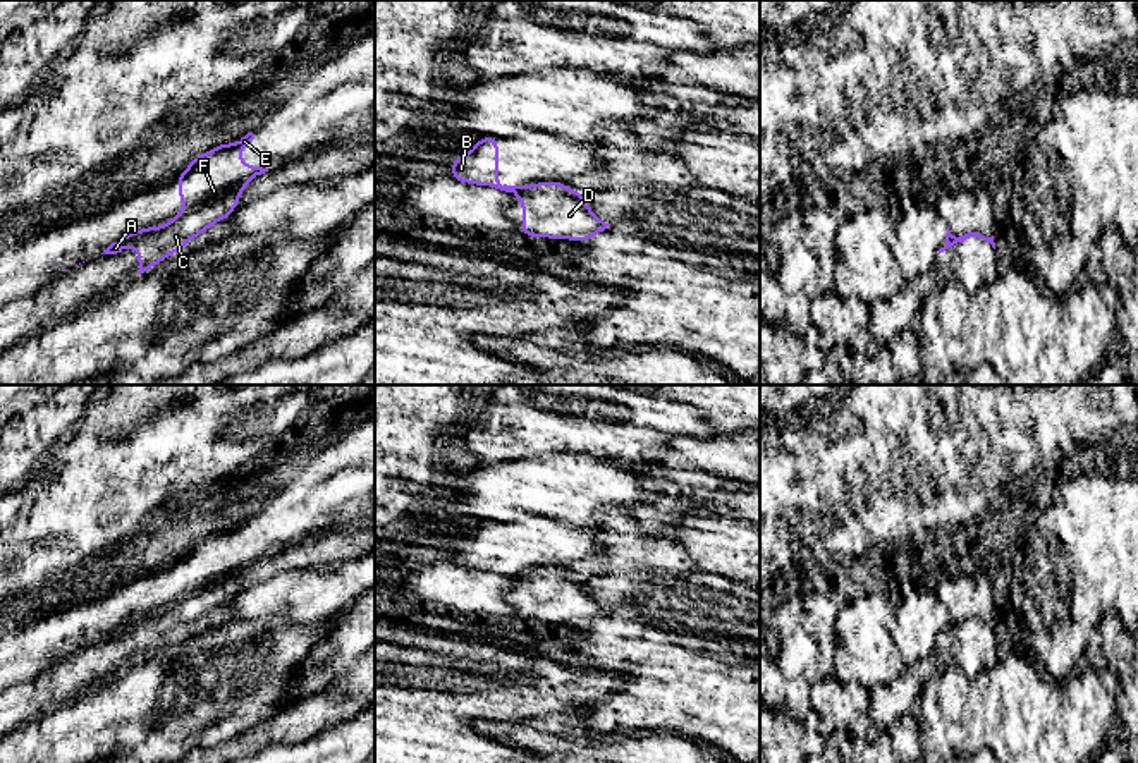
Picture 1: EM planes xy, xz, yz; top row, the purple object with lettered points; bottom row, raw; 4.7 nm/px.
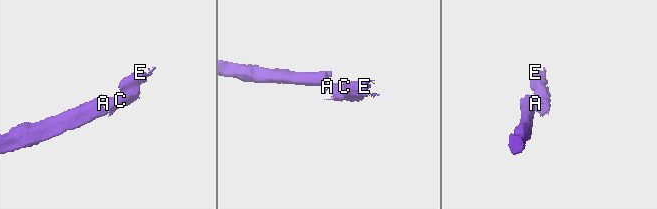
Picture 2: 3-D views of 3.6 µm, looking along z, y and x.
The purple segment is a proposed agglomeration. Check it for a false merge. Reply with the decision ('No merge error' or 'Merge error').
Merge error

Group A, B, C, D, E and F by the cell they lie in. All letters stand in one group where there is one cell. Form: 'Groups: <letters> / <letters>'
Groups: A B / C D E F

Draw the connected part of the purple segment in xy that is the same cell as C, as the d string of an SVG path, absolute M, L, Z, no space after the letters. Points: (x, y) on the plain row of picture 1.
M248 517L236 528L215 529L211 536L193 543L189 552L175 562L179 584L186 593L168 608L160 610L153 620L134 627L139 660L180 636L210 610L230 601L246 569L268 557L263 552L248 552L239 543L253 524L254 519Z

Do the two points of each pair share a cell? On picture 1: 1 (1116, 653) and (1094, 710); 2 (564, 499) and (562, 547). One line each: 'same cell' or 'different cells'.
1: different cells
2: different cells

